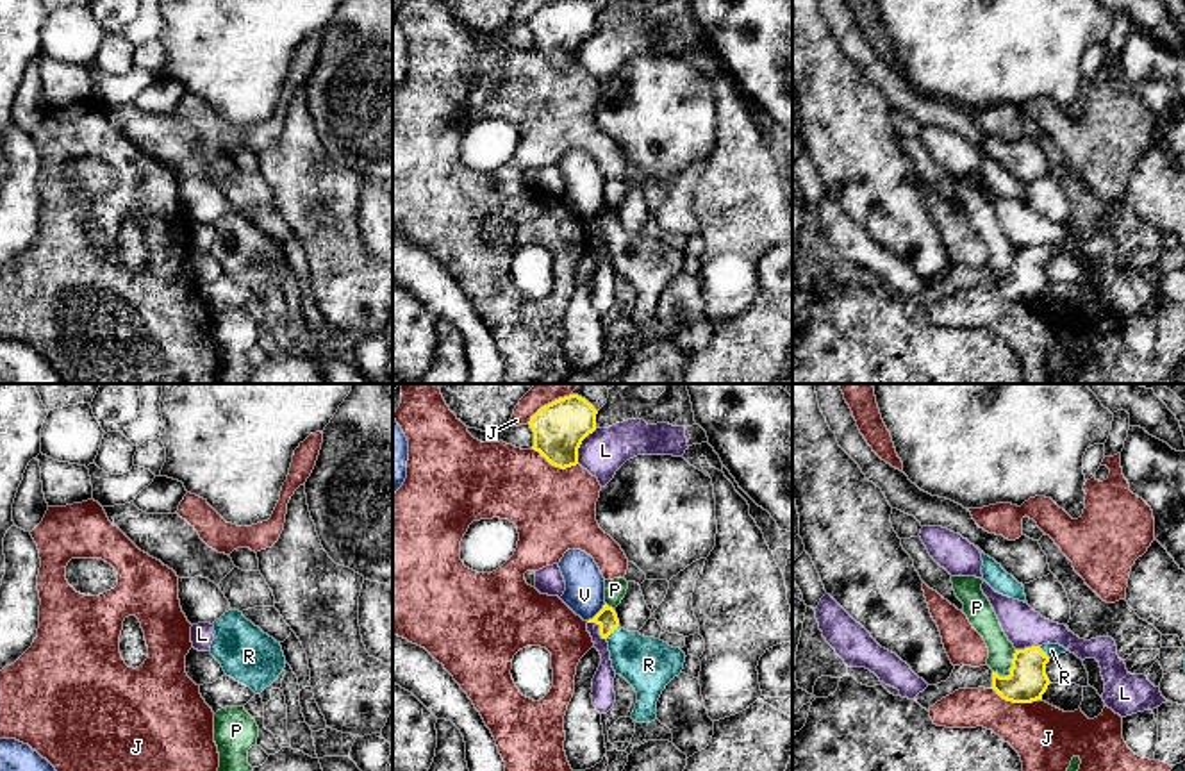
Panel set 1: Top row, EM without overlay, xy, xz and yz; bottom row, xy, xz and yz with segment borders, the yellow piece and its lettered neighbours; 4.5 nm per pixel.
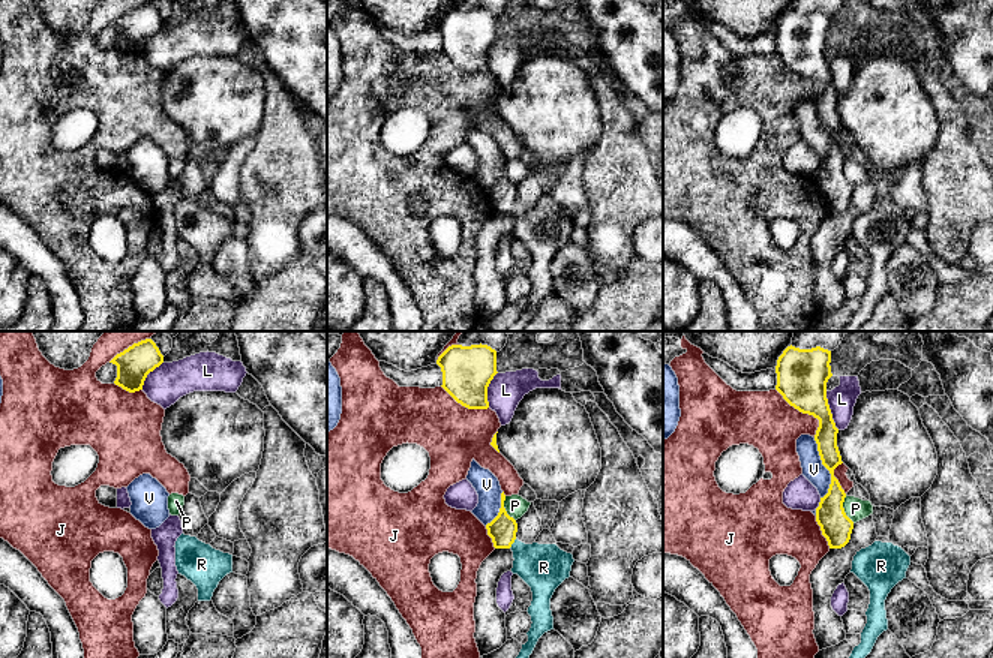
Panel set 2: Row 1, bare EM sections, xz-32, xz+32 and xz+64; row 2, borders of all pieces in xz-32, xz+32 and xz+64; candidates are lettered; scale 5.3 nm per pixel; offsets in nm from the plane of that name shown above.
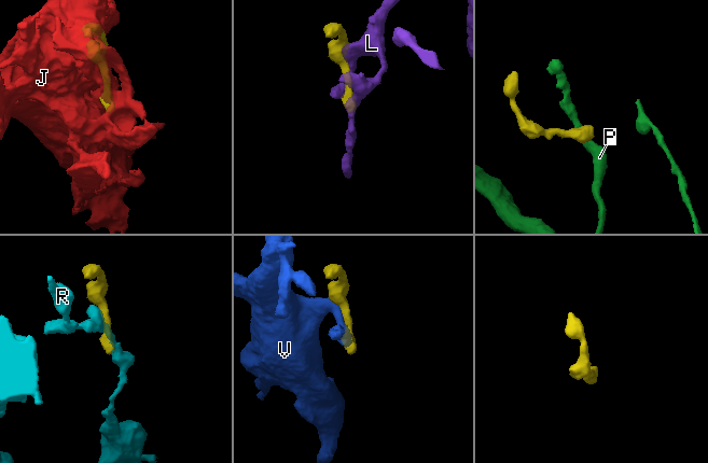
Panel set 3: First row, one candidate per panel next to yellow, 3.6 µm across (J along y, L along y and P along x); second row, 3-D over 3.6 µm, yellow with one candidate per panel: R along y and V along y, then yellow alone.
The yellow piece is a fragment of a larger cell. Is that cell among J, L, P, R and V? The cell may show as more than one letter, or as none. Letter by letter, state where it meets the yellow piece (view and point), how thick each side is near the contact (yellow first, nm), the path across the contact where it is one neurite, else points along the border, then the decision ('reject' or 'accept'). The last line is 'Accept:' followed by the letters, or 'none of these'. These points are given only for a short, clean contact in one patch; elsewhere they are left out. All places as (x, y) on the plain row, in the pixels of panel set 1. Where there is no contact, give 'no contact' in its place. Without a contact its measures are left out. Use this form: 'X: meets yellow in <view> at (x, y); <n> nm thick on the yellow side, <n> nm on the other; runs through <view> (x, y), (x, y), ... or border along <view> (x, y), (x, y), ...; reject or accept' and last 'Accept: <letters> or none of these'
J: meets yellow in xz at (554, 65); 240 nm thick on the yellow side, 380 nm on the other; reject
L: meets yellow in xz at (580, 43); 240 nm thick on the yellow side, 200 nm on the other; reject
P: meets yellow in yz at (1010, 270); 180 nm thick on the yellow side, 120 nm on the other; border along yz (1016, 250), (1007, 275), (993, 272); reject
R: meets yellow in xz at (611, 232); 90 nm thick on the yellow side, 240 nm on the other; runs through xz (607, 218), (611, 232), (638, 259), (648, 265); accept
V: meets yellow in xz at (598, 213); 90 nm thick on the yellow side, 180 nm on the other; reject
Accept: R

